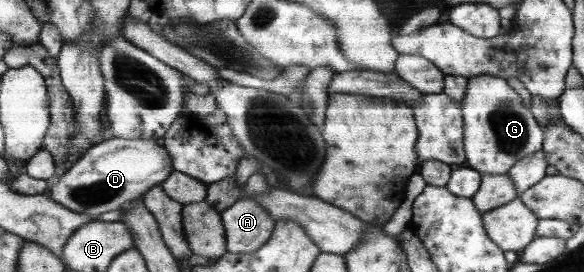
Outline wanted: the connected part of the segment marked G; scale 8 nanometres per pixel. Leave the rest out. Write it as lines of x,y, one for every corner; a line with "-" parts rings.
480,74
467,79
465,97
459,100
463,118
465,165
481,174
509,174
517,162
543,148
545,132
523,106
519,94
503,78

